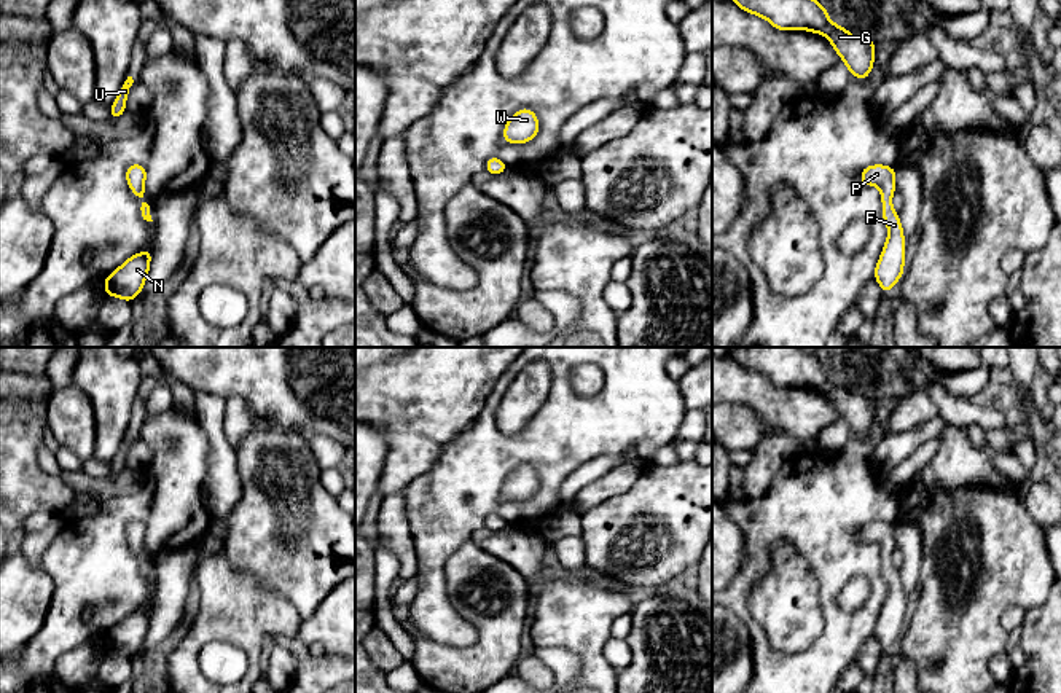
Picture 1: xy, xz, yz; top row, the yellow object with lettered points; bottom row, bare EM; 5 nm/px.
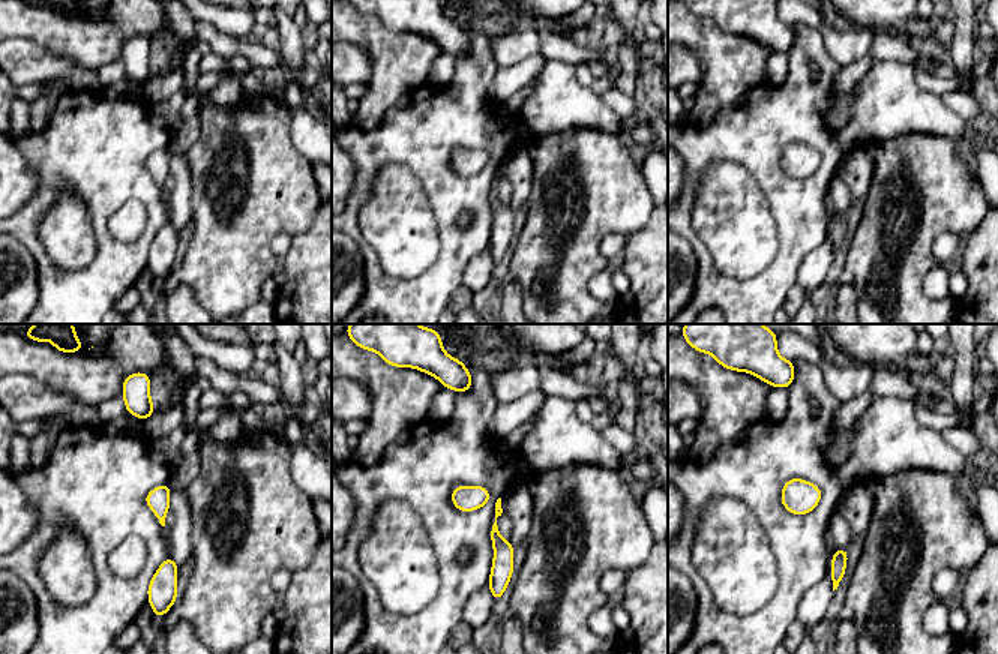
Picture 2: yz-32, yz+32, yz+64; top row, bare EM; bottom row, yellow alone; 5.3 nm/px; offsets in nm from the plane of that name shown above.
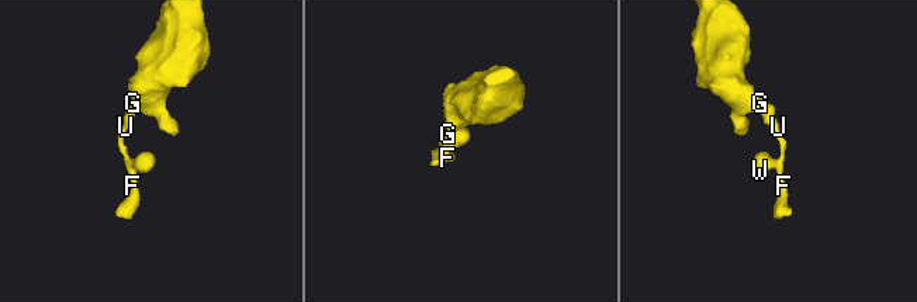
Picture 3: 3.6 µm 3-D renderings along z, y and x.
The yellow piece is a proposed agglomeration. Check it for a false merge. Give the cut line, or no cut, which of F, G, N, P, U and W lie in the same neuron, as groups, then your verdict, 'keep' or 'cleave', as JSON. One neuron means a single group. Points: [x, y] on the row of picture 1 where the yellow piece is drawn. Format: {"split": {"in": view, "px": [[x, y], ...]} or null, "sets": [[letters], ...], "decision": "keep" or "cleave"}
{"split": null, "sets": [["F", "G", "N", "P", "U", "W"]], "decision": "keep"}

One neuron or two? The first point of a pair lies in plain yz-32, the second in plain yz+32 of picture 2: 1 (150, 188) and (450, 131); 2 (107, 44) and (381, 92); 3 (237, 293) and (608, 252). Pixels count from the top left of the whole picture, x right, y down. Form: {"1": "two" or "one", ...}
{"1": "one", "2": "one", "3": "two"}

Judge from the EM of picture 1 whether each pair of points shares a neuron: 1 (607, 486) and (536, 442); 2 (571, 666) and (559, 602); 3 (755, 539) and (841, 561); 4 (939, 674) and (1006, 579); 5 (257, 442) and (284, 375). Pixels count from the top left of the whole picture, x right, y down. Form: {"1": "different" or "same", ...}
{"1": "different", "2": "different", "3": "same", "4": "same", "5": "different"}

